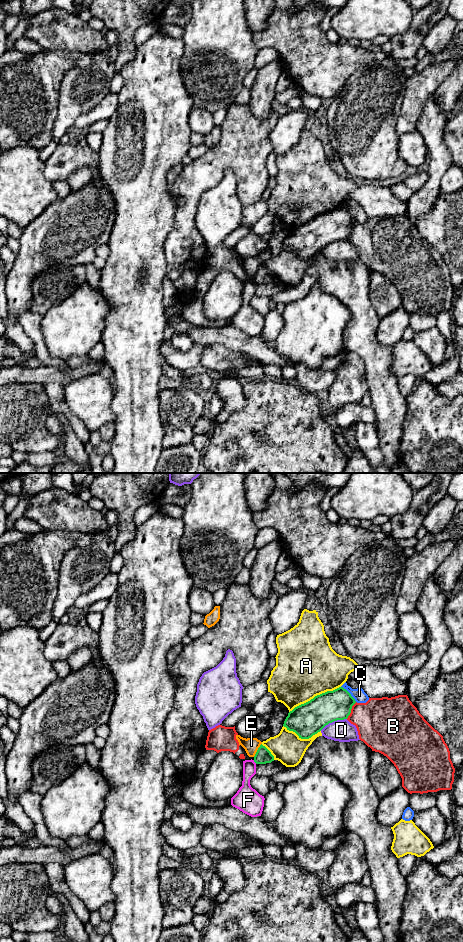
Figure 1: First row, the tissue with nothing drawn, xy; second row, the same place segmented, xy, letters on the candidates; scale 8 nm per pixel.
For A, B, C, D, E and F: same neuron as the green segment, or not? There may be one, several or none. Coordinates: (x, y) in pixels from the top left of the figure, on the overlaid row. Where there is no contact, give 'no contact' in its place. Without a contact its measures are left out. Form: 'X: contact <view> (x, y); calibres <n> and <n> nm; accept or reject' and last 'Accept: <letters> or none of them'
A: contact xy (315, 696); calibres 260 and 500 nm; reject
B: contact xy (350, 710); calibres 240 and 380 nm; reject
C: contact xy (349, 693); calibres 240 and 100 nm; reject
D: contact xy (333, 721); calibres 260 and 180 nm; reject
E: contact xy (257, 750); calibres 120 and 120 nm; reject
F: contact xy (255, 762); calibres 120 and 110 nm; reject
Accept: none of them

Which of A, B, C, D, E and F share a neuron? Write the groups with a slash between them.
A / B / C / D / E / F

